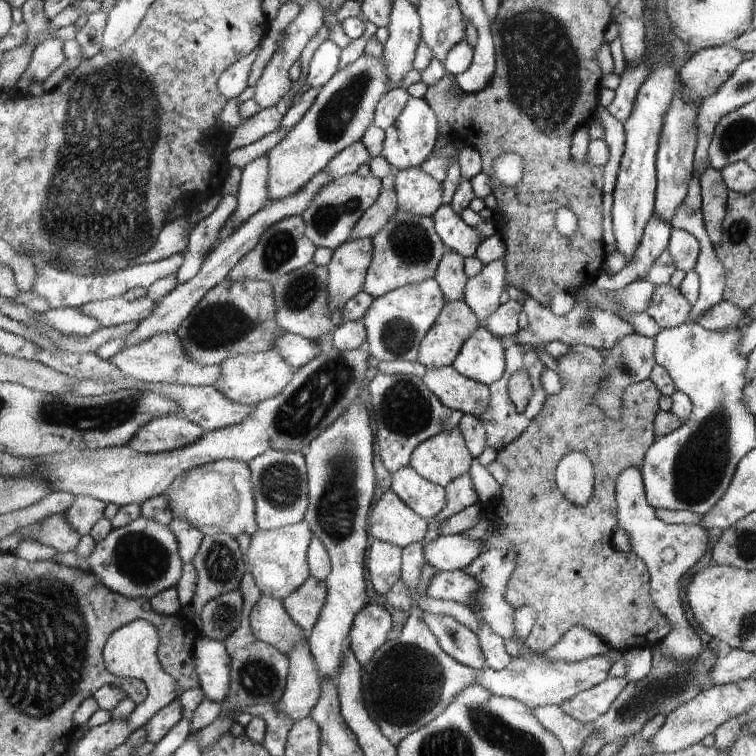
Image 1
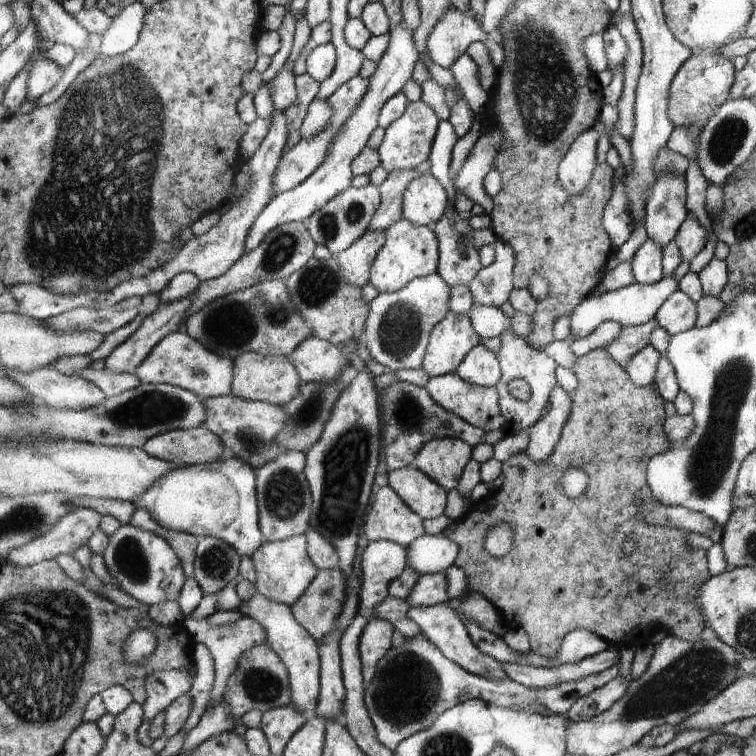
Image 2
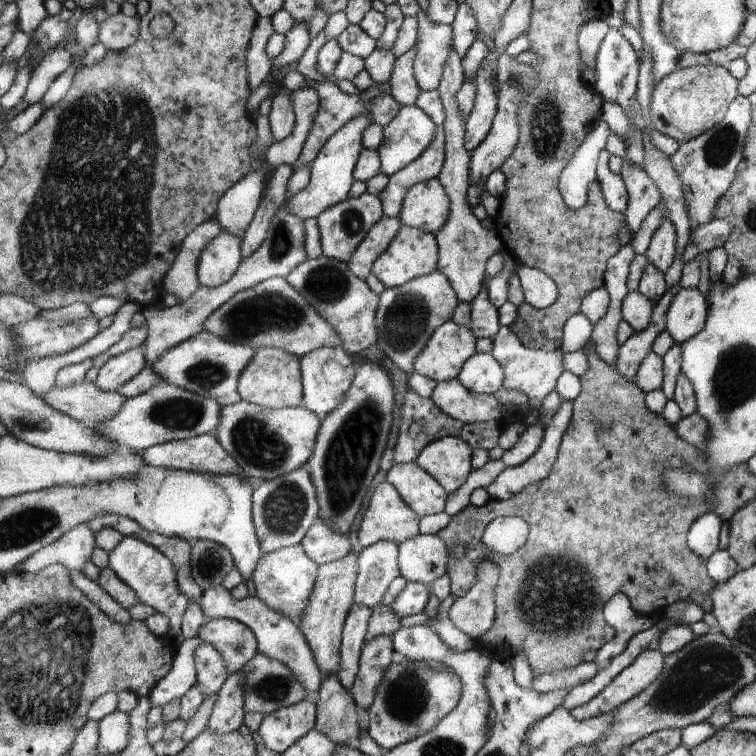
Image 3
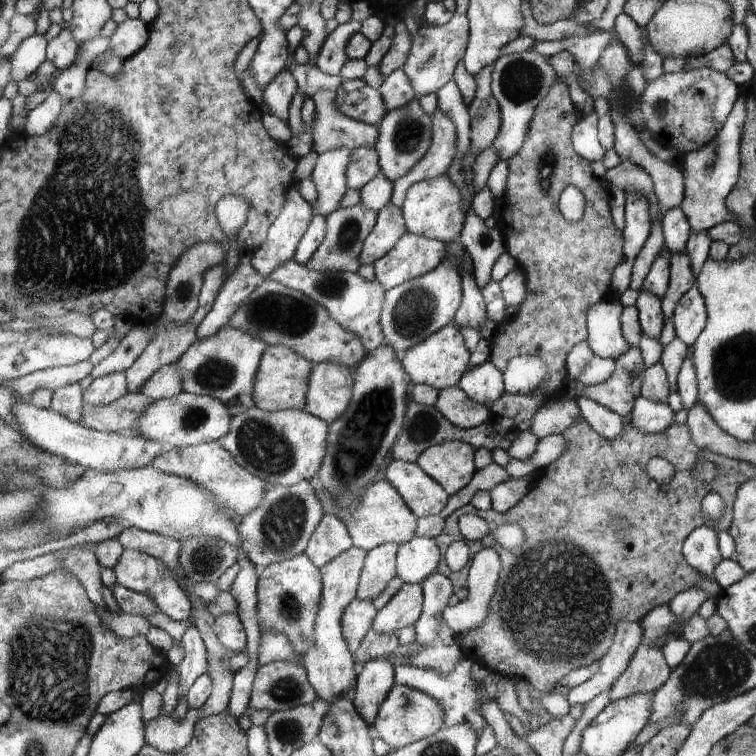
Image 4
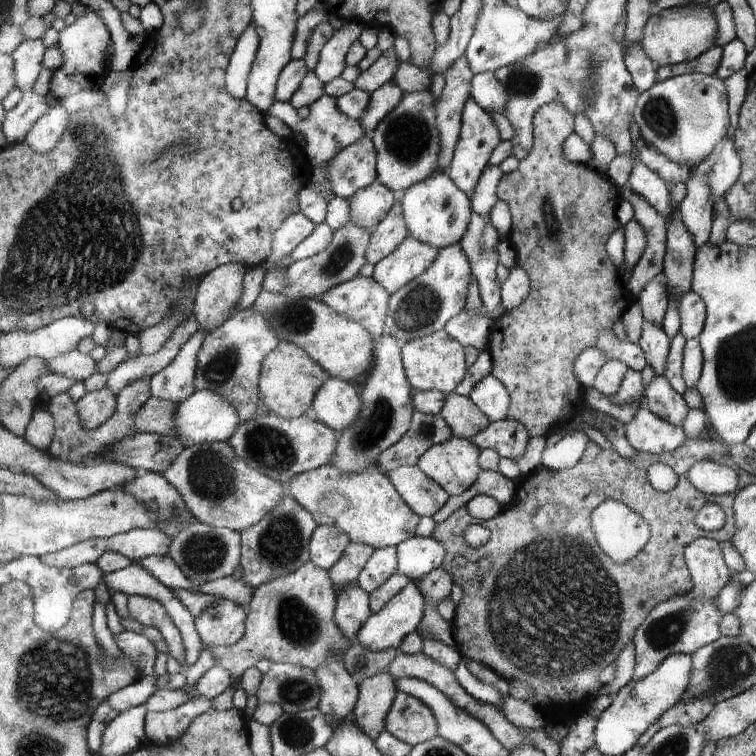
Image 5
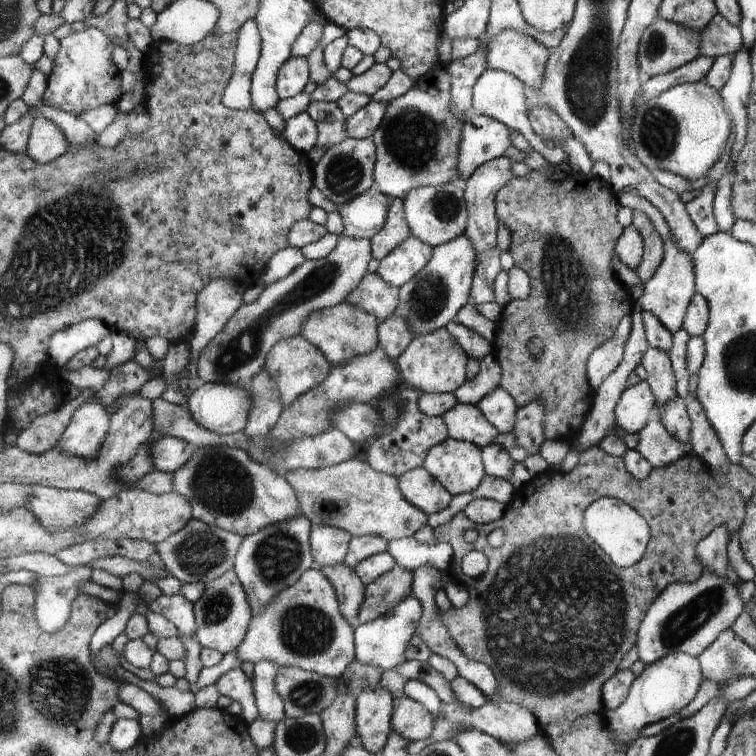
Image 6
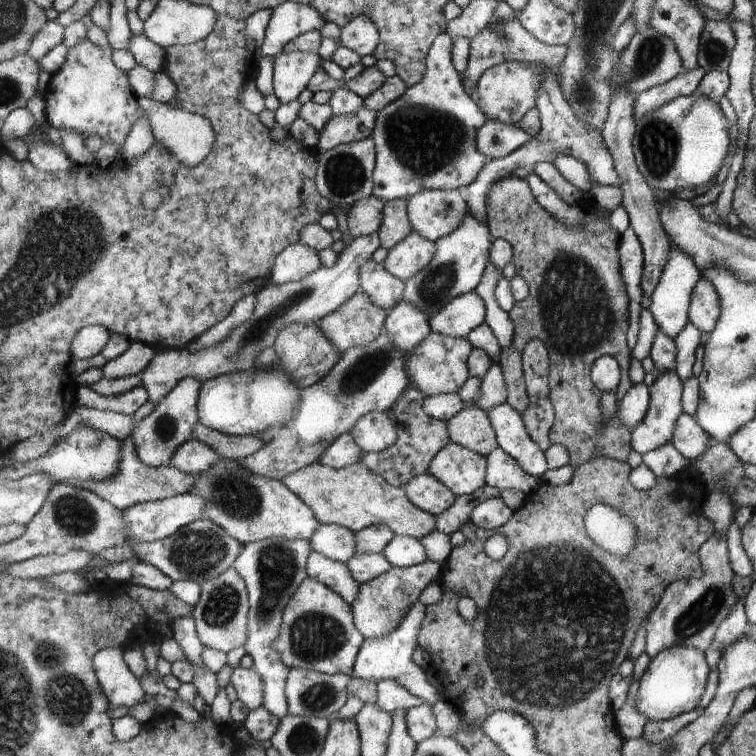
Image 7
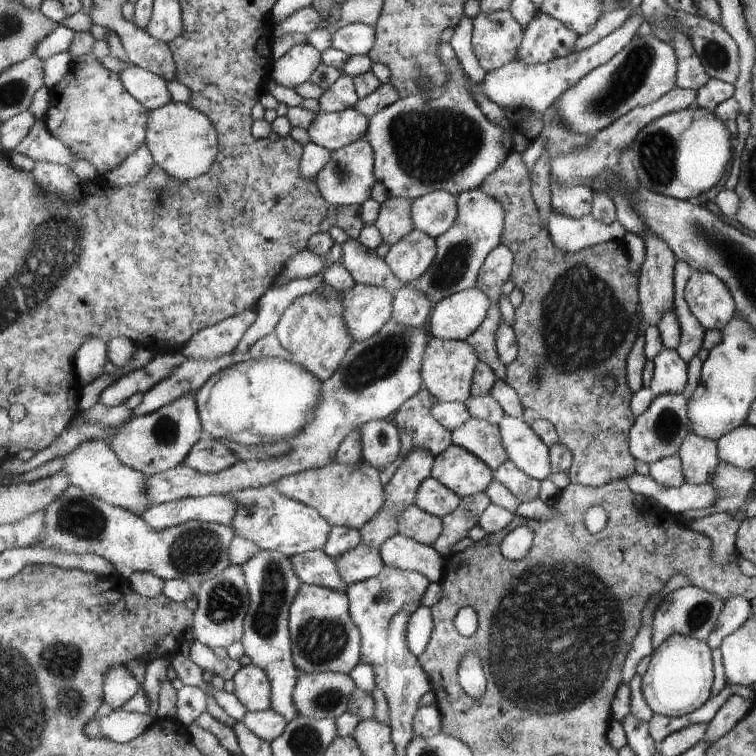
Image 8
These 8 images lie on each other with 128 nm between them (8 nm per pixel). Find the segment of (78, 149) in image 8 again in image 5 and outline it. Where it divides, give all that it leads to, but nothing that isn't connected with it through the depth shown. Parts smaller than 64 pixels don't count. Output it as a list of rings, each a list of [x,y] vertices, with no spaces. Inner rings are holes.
[[[93,10],[60,32],[58,45],[63,52],[63,66],[53,71],[50,84],[50,93],[53,94],[53,98],[57,98],[57,102],[63,102],[63,99],[69,98],[71,94],[106,90],[107,76],[111,71],[107,46],[111,44],[110,30],[107,30],[103,19],[99,18],[99,14],[95,14]]]

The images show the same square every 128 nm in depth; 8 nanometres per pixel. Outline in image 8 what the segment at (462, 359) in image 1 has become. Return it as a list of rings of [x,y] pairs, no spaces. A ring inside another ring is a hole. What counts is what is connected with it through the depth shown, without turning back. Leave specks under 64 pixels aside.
[[[505,415],[498,424],[510,459],[529,476],[544,481],[551,476],[550,447],[523,419]]]

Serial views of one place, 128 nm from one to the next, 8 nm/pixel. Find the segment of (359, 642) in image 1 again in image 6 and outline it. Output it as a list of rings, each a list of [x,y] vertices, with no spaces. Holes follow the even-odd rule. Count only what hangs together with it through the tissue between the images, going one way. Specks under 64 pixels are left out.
[[[383,688],[365,690],[356,700],[358,736],[372,754],[381,754],[393,732],[397,700]]]

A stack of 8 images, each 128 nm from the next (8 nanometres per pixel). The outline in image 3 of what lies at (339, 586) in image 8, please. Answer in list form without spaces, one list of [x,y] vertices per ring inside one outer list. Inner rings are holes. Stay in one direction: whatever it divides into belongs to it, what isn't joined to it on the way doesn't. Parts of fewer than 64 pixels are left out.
[[[355,603],[347,616],[342,636],[342,668],[336,675],[341,679],[343,686],[349,690],[354,688],[359,674],[362,650],[367,641],[373,611],[371,608]]]

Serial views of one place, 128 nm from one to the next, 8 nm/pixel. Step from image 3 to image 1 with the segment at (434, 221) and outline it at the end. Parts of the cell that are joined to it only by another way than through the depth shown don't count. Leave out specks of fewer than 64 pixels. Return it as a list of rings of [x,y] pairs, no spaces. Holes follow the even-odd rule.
[[[420,167],[398,171],[395,189],[398,206],[415,215],[433,217],[445,202],[443,186]]]

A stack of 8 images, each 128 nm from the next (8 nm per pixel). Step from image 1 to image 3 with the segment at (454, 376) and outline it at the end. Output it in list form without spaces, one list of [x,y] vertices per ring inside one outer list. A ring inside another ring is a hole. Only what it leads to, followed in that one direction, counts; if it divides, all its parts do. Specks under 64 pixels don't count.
[[[459,379],[438,383],[432,399],[455,420],[472,425],[493,420],[506,424],[499,400],[495,396],[475,394]]]

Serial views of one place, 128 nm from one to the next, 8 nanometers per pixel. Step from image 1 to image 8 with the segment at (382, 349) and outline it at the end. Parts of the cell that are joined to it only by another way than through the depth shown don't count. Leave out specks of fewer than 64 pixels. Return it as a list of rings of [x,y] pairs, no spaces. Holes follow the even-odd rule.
[[[481,188],[458,194],[458,209],[456,224],[438,238],[438,257],[434,265],[415,283],[421,292],[425,292],[425,296],[429,296],[433,305],[455,293],[478,286],[484,262],[502,243],[503,230],[506,229],[503,204]]]

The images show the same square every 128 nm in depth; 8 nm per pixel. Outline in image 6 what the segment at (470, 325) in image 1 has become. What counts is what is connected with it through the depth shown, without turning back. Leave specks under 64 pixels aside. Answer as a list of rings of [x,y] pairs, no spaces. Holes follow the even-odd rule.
[[[446,328],[417,335],[395,362],[403,380],[417,393],[455,393],[467,379],[469,358],[457,339]]]

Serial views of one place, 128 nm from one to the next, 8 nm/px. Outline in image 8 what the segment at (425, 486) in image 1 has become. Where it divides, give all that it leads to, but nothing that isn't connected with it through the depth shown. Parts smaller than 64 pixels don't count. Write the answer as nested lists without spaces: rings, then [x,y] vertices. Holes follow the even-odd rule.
[[[435,477],[427,478],[417,494],[416,505],[421,510],[444,519],[449,514],[453,514],[461,504],[462,497],[455,494],[454,490],[447,488],[439,479]]]

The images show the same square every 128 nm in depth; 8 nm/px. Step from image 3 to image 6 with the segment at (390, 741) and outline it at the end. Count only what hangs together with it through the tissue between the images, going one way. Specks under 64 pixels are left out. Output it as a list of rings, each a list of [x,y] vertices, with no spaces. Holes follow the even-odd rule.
[[[410,697],[398,699],[394,710],[393,731],[409,742],[430,740],[434,736],[436,721],[431,712]]]

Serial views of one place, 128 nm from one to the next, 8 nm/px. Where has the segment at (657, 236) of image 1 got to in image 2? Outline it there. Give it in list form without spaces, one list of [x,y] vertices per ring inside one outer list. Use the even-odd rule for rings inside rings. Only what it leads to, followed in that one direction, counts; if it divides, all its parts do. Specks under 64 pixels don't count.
[[[648,237],[641,245],[632,262],[636,282],[653,285],[664,278],[664,247]]]

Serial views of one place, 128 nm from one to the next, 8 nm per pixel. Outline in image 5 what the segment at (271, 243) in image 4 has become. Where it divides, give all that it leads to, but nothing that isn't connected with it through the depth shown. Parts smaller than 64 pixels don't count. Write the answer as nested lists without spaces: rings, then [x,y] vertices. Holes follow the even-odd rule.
[[[291,214],[291,218],[287,218],[283,222],[283,226],[279,228],[275,234],[274,249],[270,257],[264,262],[263,266],[268,270],[276,267],[283,258],[291,256],[293,250],[307,238],[313,234],[315,230],[315,222],[307,218],[305,214]]]

